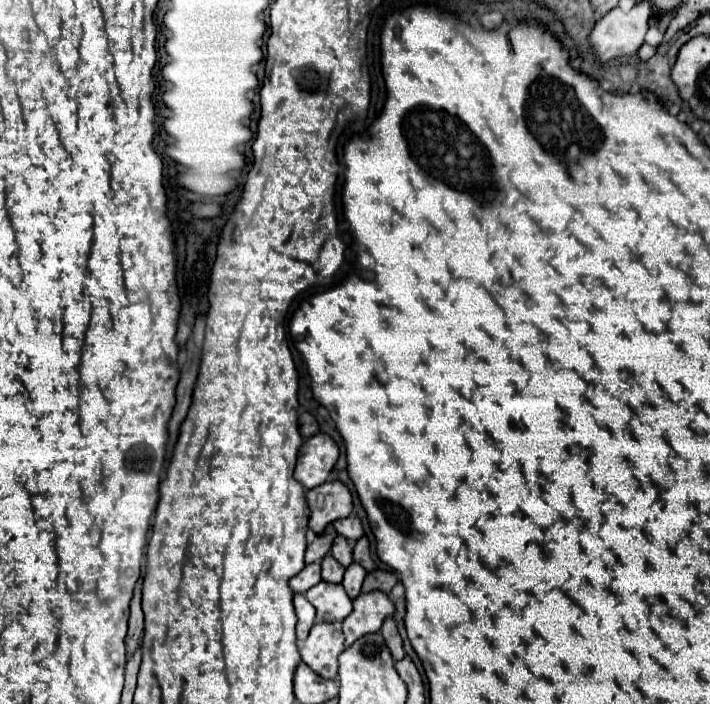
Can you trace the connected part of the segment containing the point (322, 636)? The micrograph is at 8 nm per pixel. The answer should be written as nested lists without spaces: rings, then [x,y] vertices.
[[[319,622],[311,628],[309,638],[299,650],[301,660],[321,678],[337,678],[337,656],[345,650],[345,638],[339,624]]]

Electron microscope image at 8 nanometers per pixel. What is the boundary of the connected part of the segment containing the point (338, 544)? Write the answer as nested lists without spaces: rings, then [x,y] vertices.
[[[337,536],[335,538],[335,542],[333,542],[333,548],[331,548],[331,554],[333,554],[333,558],[337,558],[337,562],[341,564],[341,566],[349,566],[351,562],[353,562],[353,554],[351,554],[351,542],[349,540],[345,540],[345,538],[341,538],[341,536]]]

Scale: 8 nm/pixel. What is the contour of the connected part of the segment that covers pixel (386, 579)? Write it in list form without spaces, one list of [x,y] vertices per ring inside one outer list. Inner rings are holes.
[[[375,570],[375,572],[371,572],[371,574],[367,574],[367,576],[365,576],[365,582],[363,582],[363,592],[381,590],[381,592],[389,594],[397,582],[399,582],[399,580],[397,580],[397,576],[395,576],[393,572]]]

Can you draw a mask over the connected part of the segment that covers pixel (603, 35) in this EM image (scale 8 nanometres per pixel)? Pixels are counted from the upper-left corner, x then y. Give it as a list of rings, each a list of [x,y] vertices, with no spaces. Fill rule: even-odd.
[[[639,2],[629,12],[613,8],[597,20],[589,40],[601,62],[633,56],[649,30],[649,18],[655,8],[651,2]]]

